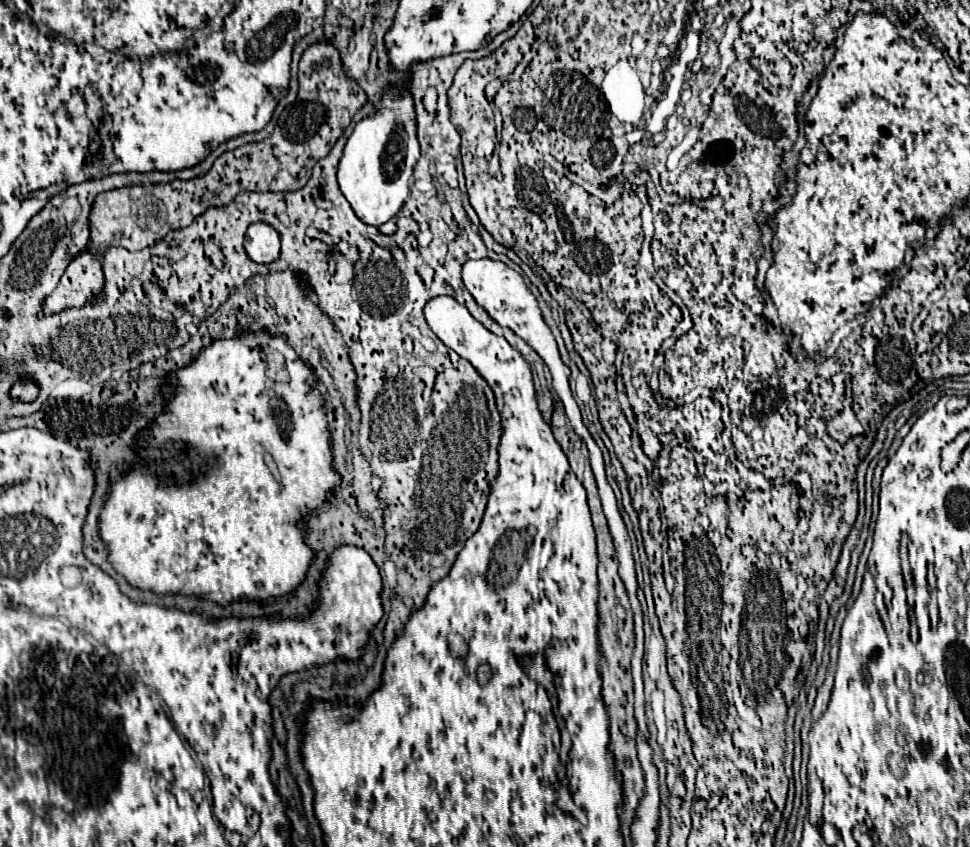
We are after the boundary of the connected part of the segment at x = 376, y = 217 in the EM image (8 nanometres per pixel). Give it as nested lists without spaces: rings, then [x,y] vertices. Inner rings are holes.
[[[389,83],[385,87],[381,99],[375,103],[373,115],[361,119],[355,125],[355,131],[345,145],[345,153],[343,153],[343,159],[339,161],[339,171],[337,171],[339,187],[363,223],[381,225],[381,223],[389,221],[403,207],[403,203],[409,197],[409,177],[411,177],[413,165],[417,161],[419,161],[419,141],[417,141],[413,95],[409,91],[409,85],[391,85]]]

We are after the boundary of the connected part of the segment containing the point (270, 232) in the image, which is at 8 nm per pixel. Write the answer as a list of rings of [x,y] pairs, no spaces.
[[[257,221],[251,223],[245,235],[245,249],[247,255],[255,263],[271,263],[279,257],[279,233],[269,223]]]

